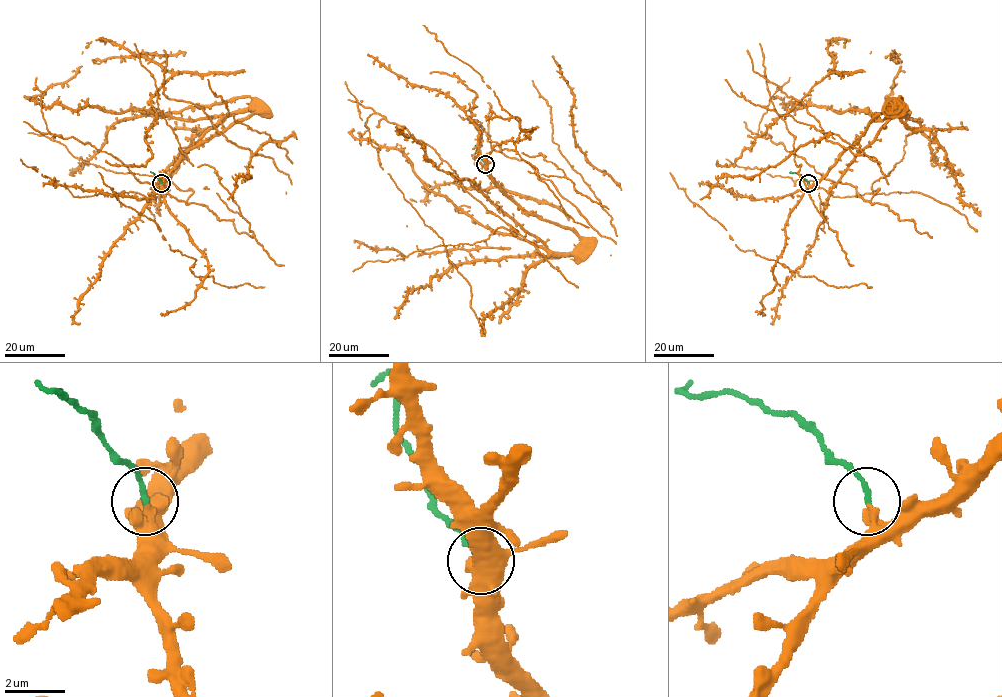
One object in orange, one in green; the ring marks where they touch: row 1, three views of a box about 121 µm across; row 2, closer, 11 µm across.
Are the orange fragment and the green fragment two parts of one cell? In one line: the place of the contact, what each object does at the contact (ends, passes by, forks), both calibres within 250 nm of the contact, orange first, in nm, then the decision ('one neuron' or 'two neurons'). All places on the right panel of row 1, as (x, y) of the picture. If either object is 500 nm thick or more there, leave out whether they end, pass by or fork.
(808, 183) | orange ends | green ends | 400/170 nm | two neurons

